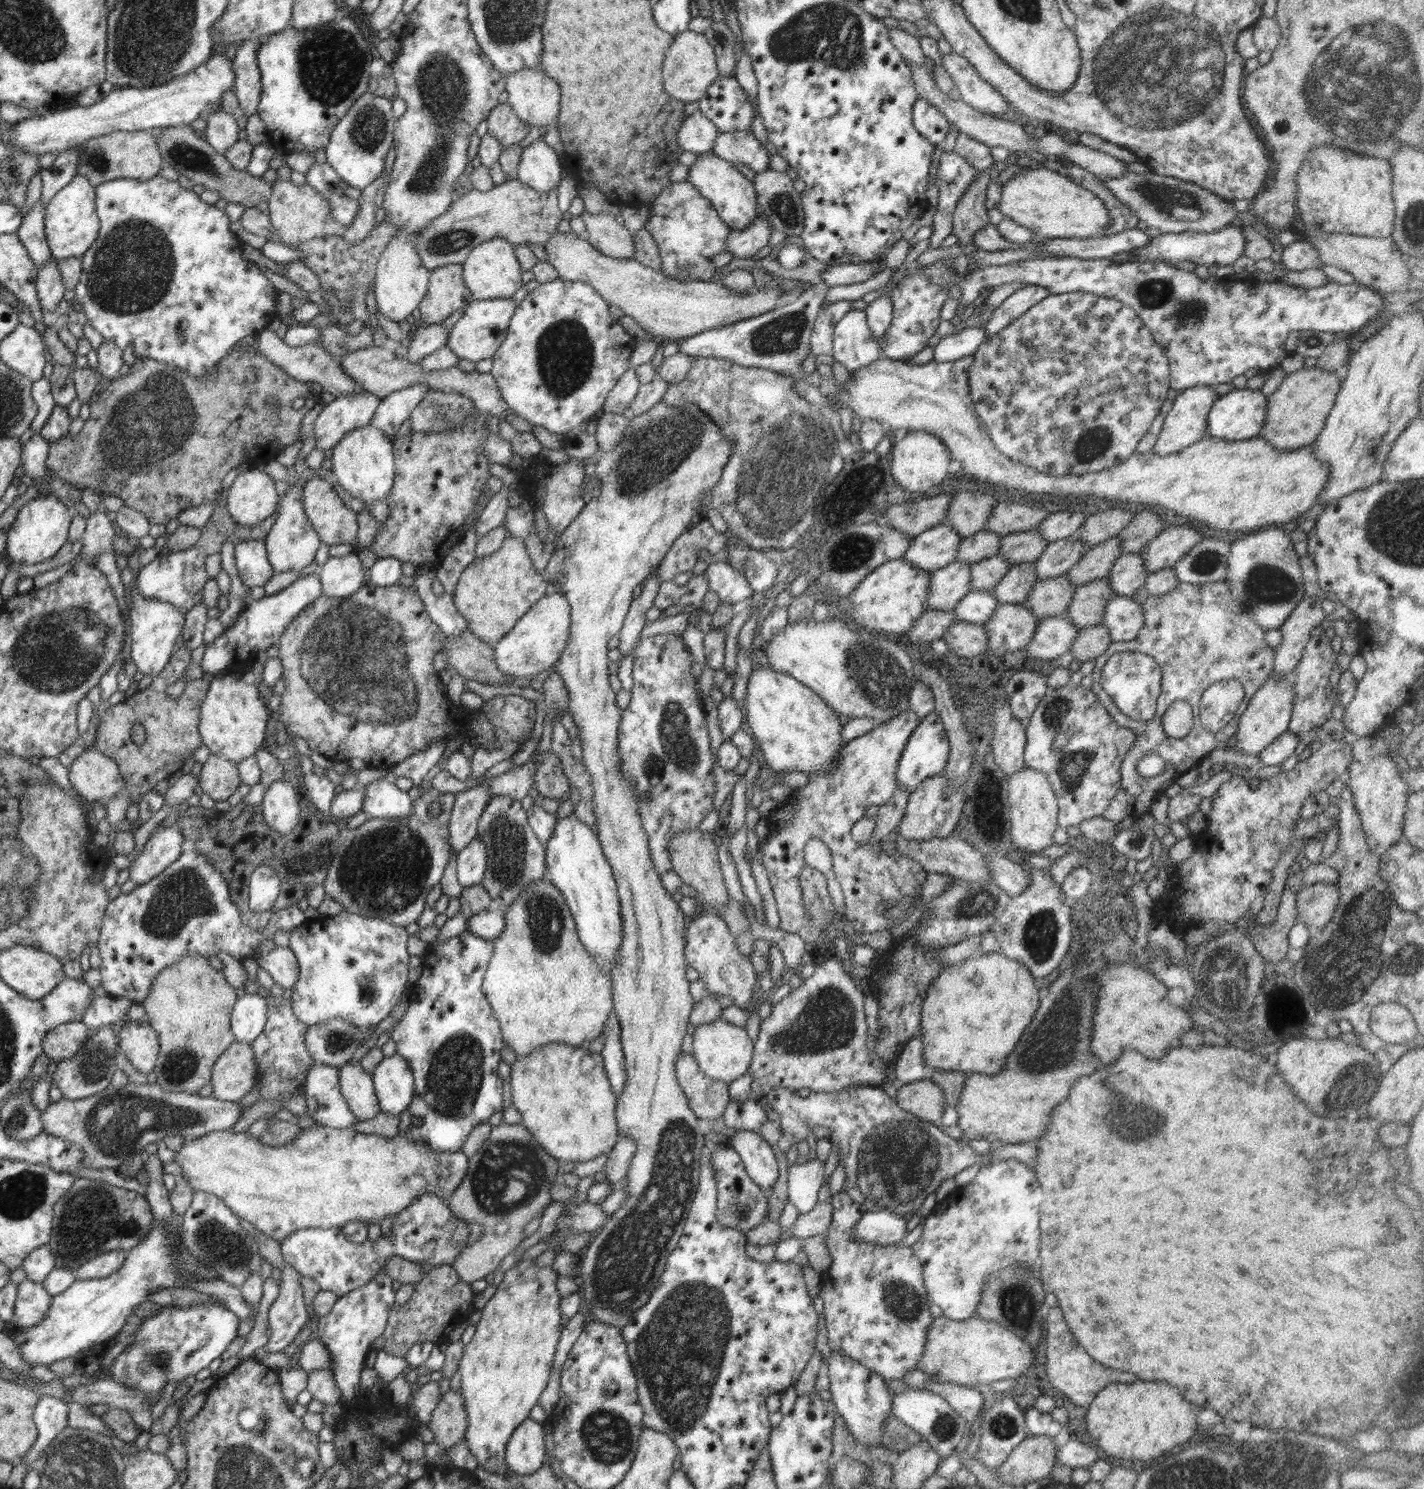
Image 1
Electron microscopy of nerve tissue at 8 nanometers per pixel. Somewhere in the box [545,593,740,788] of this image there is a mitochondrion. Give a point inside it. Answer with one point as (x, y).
(678, 752)

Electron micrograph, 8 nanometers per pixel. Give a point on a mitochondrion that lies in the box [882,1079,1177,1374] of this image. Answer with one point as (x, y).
(1018, 1302)

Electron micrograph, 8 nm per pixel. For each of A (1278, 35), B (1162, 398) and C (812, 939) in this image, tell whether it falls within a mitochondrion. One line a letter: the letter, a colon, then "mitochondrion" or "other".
A: other
B: other
C: other

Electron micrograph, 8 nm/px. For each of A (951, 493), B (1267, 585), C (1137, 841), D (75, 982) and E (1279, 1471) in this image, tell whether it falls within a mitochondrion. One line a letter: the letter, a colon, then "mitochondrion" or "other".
A: other
B: mitochondrion
C: other
D: other
E: mitochondrion

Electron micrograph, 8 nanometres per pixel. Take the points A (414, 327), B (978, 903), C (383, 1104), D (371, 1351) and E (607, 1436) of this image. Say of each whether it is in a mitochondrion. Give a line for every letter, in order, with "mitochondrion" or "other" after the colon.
A: other
B: mitochondrion
C: other
D: other
E: mitochondrion

